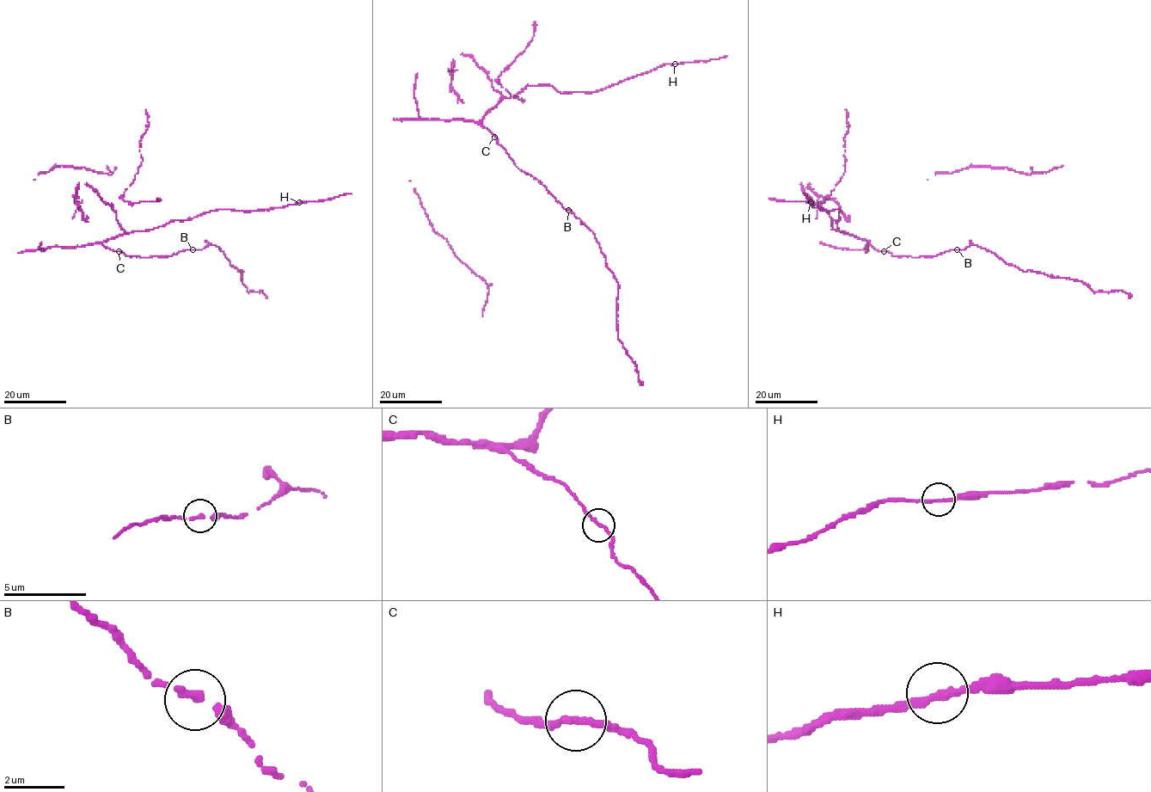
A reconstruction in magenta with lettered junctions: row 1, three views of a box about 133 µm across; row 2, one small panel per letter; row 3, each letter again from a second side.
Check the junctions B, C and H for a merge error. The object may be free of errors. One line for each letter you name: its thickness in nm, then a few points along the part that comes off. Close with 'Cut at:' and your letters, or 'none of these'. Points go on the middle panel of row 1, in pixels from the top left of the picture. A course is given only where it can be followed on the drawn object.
Cut at: none of these

